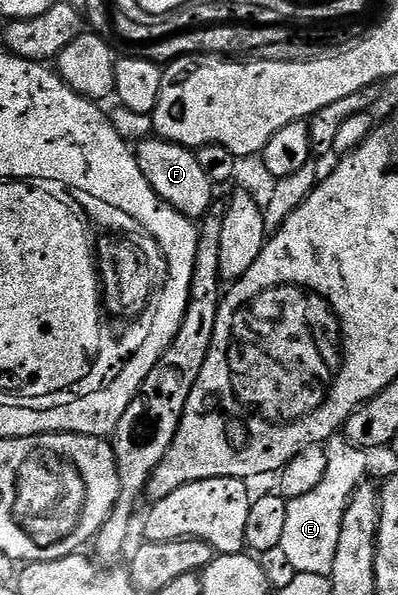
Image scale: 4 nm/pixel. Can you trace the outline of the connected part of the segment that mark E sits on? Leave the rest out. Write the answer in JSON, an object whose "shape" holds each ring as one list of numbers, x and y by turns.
{"shape":[[335,435,325,442,328,467,313,491,293,497,287,502,287,522,279,552,283,553,292,571,302,574,329,576,338,548,340,529,351,497,359,485,367,480,371,454,356,447,345,435]]}

